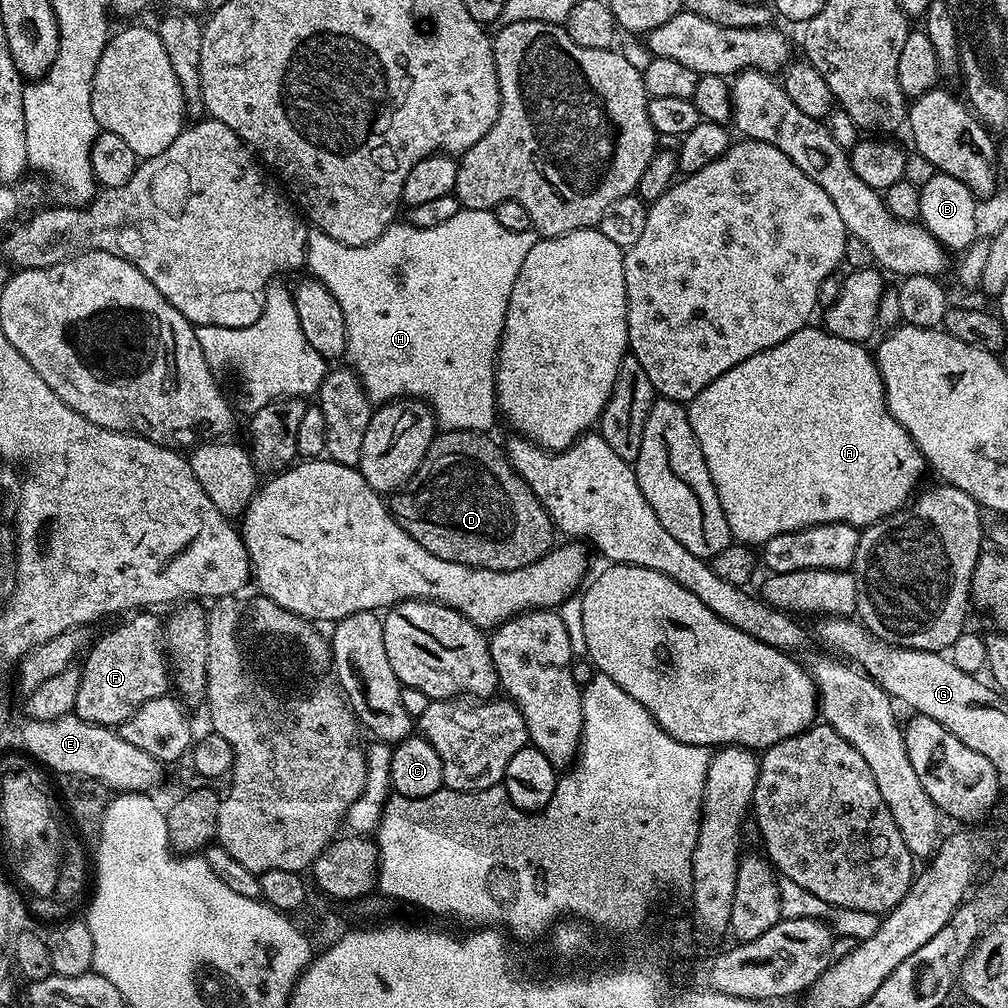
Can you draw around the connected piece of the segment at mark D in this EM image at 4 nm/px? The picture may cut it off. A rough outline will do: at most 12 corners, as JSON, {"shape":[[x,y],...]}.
{"shape":[[444,430],[391,493],[430,554],[518,570],[548,511],[491,435]]}

